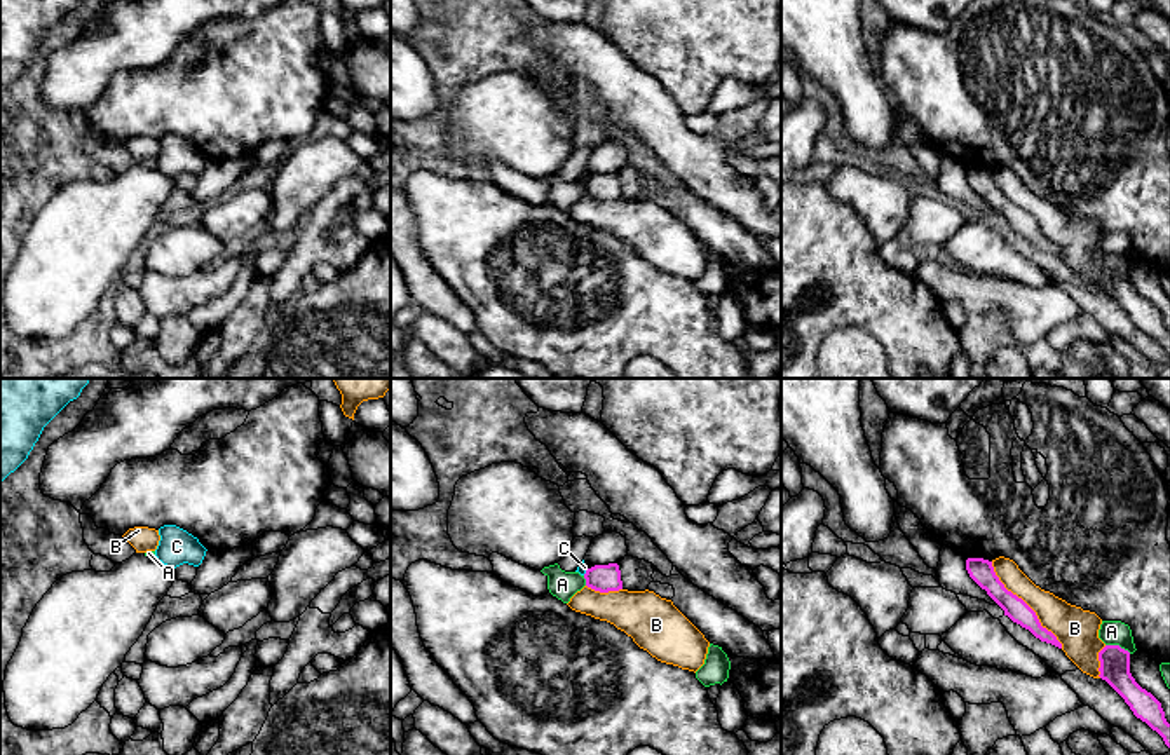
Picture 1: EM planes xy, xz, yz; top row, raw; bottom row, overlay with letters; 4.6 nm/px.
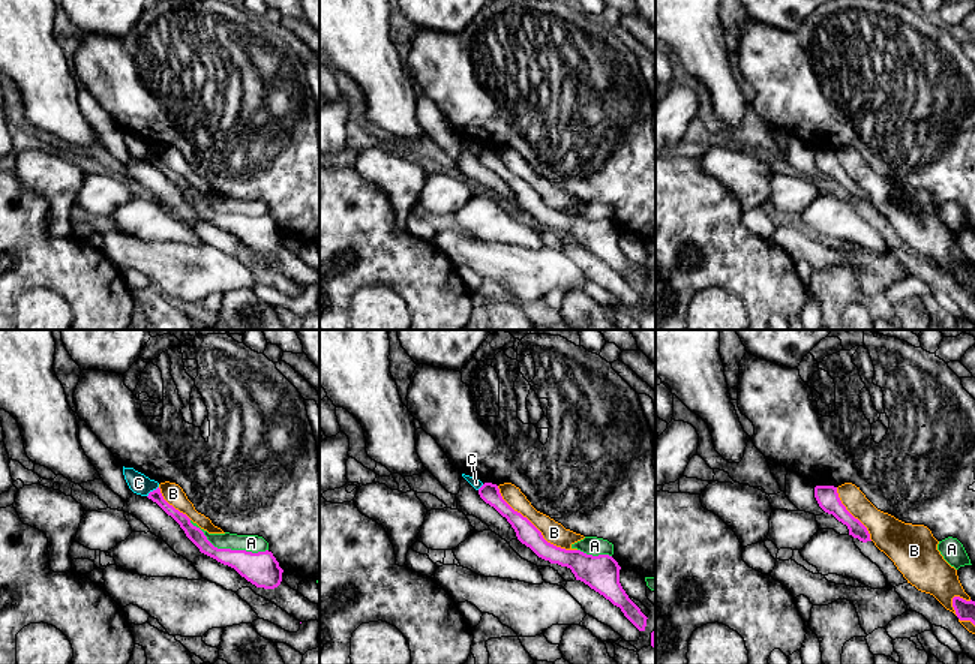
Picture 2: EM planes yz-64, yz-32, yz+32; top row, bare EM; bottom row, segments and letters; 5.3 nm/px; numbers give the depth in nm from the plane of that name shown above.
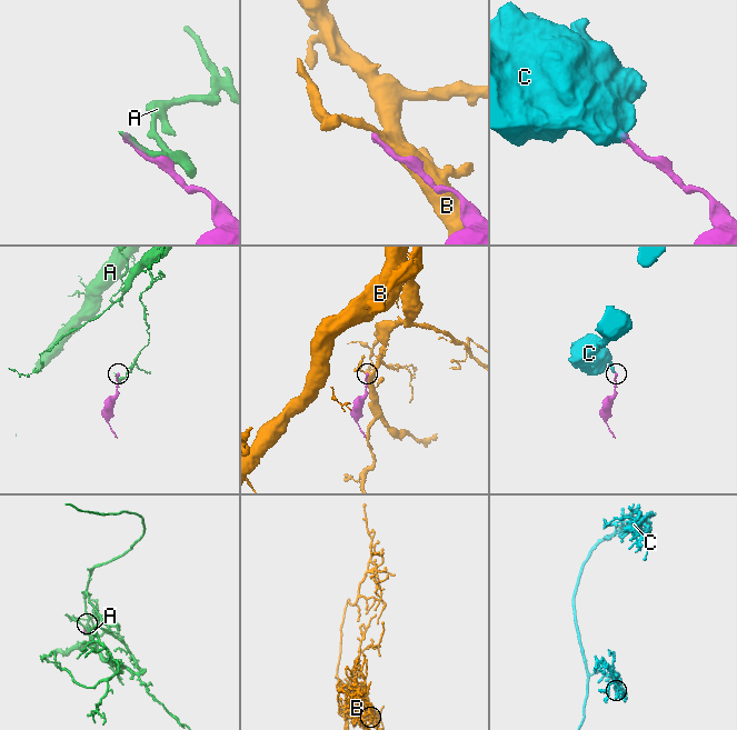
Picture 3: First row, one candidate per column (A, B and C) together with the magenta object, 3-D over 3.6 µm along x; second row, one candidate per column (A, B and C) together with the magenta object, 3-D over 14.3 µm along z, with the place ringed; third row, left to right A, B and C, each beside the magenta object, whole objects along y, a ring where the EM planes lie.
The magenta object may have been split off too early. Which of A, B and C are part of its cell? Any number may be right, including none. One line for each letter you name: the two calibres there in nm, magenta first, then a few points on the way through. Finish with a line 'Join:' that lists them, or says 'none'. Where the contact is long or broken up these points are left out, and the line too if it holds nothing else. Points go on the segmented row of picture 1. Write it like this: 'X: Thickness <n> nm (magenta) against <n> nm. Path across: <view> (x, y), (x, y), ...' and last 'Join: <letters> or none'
Join: none

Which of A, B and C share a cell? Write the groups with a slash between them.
A / B / C

